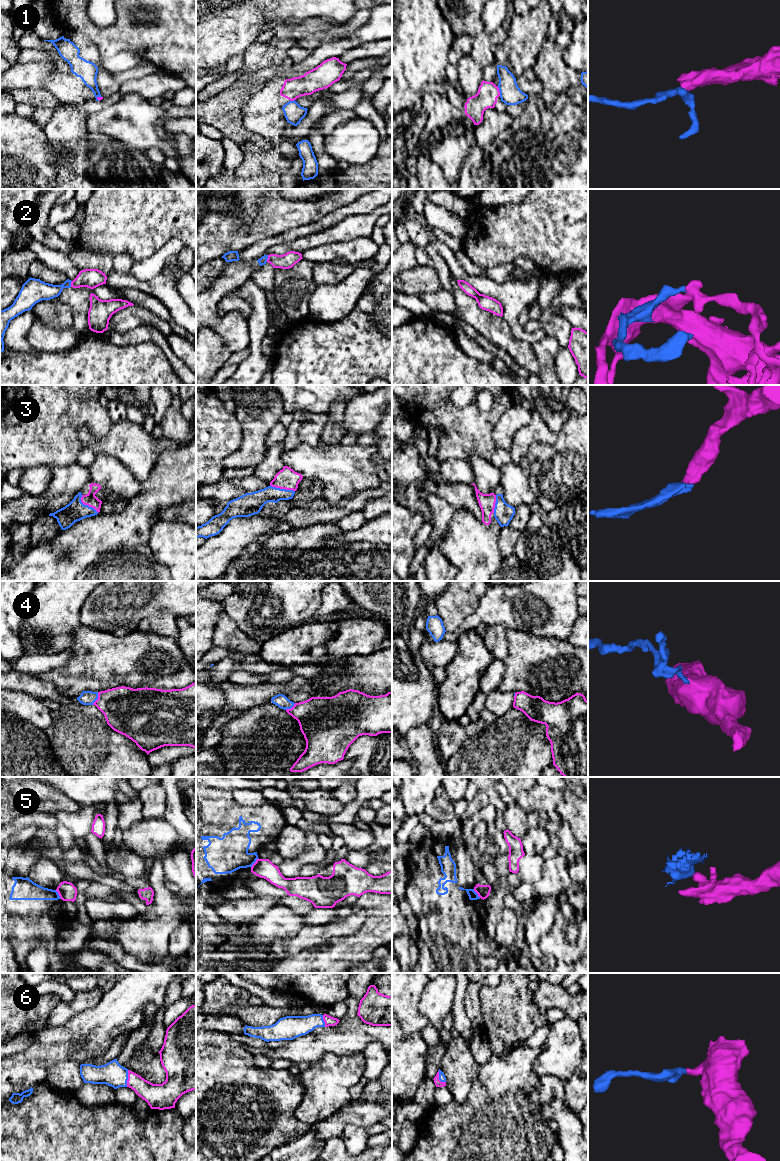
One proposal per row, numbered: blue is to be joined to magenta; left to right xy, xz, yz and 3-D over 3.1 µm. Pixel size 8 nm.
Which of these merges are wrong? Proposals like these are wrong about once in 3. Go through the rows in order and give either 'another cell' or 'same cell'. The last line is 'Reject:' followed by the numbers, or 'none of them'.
1: another cell
2: same cell
3: same cell
4: same cell
5: another cell
6: same cell
Reject: 1, 5

